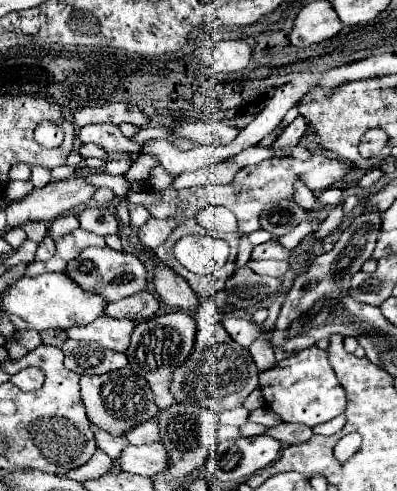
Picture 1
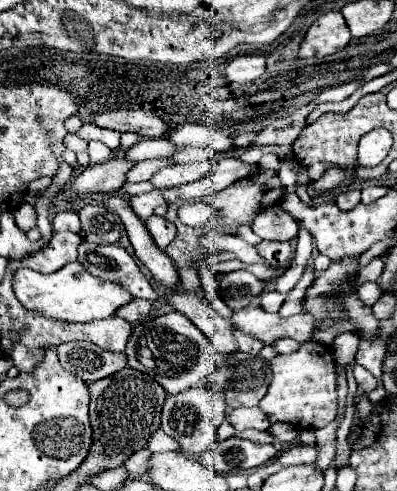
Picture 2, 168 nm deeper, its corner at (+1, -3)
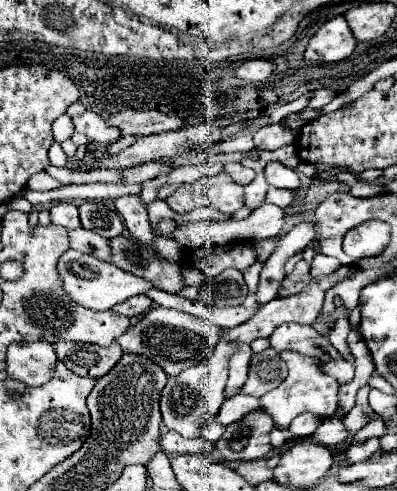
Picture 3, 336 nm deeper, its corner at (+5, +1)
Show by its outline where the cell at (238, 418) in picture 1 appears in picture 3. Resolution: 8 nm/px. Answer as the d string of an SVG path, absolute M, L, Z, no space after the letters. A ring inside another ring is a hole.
M212 420L212 422L208 422L208 424L200 430L200 434L202 434L206 440L216 442L216 440L224 434L224 426L222 426L222 424L218 424L216 420Z

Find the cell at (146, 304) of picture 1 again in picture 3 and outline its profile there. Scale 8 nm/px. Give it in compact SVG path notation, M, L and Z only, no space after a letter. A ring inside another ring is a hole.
M140 294L140 296L128 298L128 300L122 302L122 304L116 304L116 306L112 308L112 312L122 314L122 316L128 316L128 318L134 318L134 316L140 316L140 314L148 312L150 306L152 306L152 300L150 300L148 296L144 296L144 294Z

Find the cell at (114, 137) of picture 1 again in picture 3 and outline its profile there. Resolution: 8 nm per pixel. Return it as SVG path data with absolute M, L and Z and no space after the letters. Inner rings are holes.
M86 110L84 114L76 116L74 126L76 126L76 132L88 136L92 142L102 144L102 146L108 146L120 138L120 130L108 126L106 120L92 110Z

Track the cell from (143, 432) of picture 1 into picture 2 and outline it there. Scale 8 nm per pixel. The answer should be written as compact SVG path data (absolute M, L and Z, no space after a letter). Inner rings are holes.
M156 430L152 434L152 438L148 440L148 446L146 446L150 452L170 452L170 450L178 450L178 442L174 438L170 438L168 434L164 434L162 430Z

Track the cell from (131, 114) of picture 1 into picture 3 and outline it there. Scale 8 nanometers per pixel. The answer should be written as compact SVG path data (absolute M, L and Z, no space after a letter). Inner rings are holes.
M122 110L106 120L110 126L120 128L122 134L132 136L148 136L148 134L162 134L168 130L184 128L186 124L176 118L162 112L144 112L144 110Z

